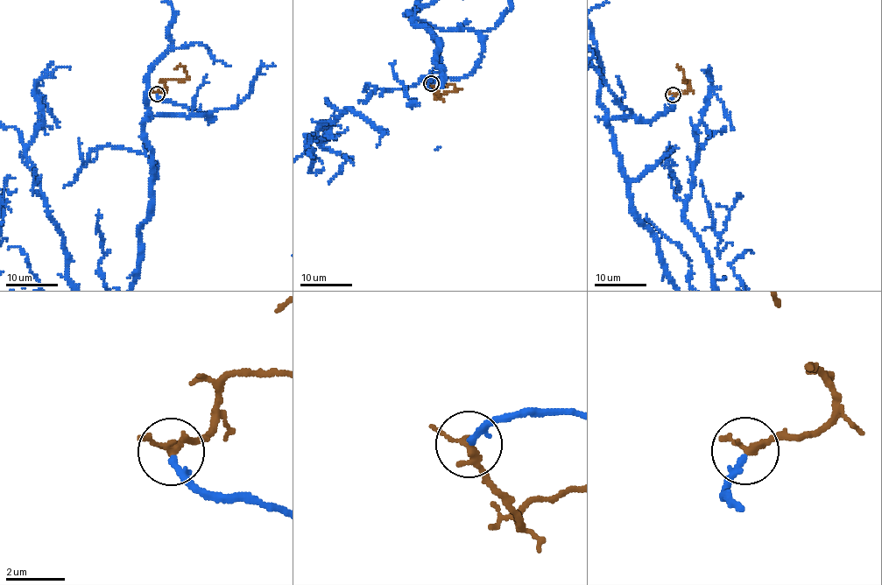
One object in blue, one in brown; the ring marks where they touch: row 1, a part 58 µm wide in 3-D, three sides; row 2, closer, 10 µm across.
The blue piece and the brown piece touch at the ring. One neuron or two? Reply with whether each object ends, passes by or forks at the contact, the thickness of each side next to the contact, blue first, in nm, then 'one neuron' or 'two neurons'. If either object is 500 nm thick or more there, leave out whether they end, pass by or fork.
blue ends there; brown passes by; 200 nm thick on the blue side, 200 nm on the other; one neuron

